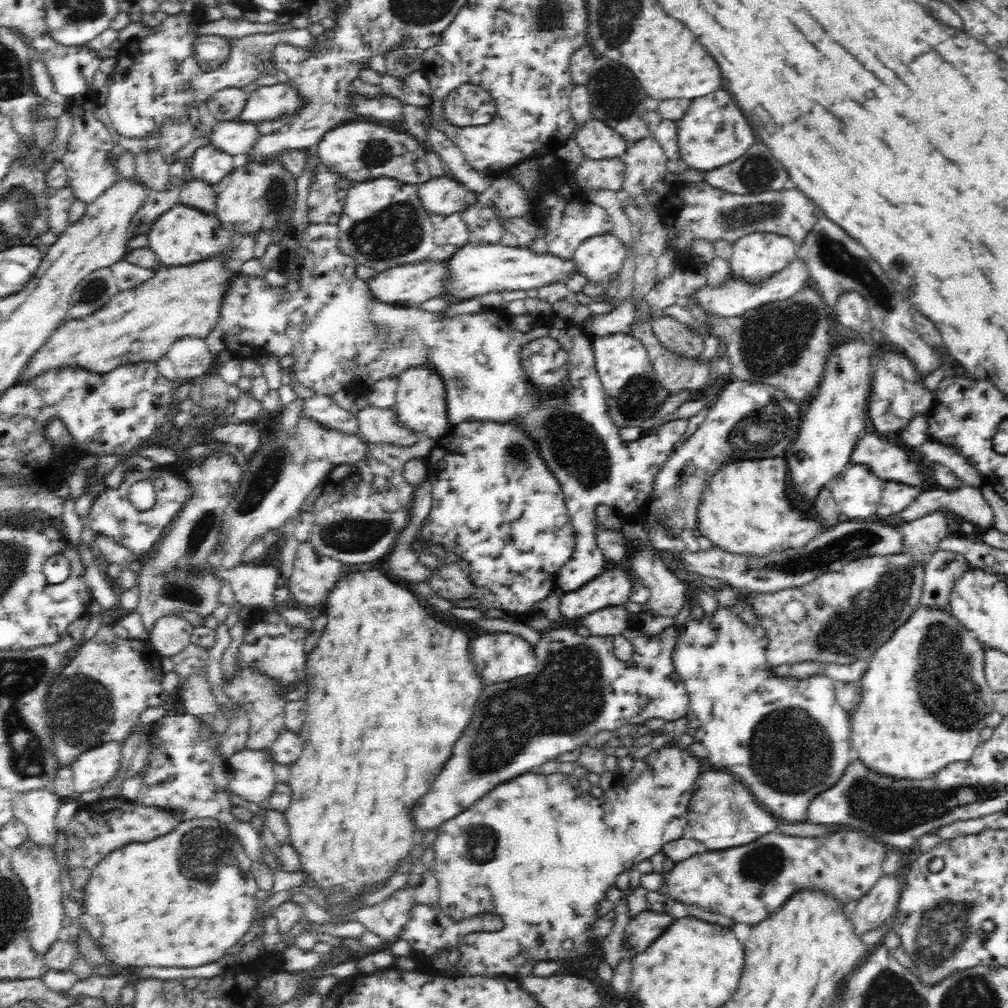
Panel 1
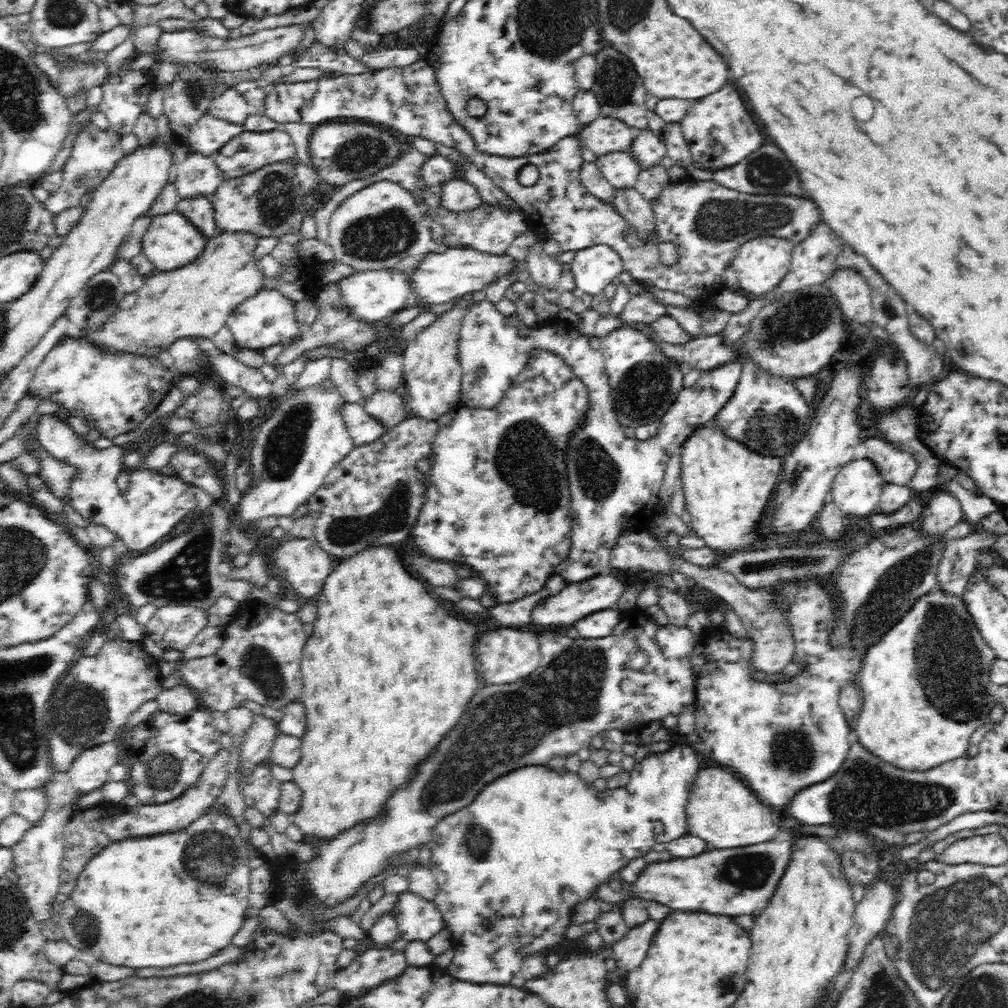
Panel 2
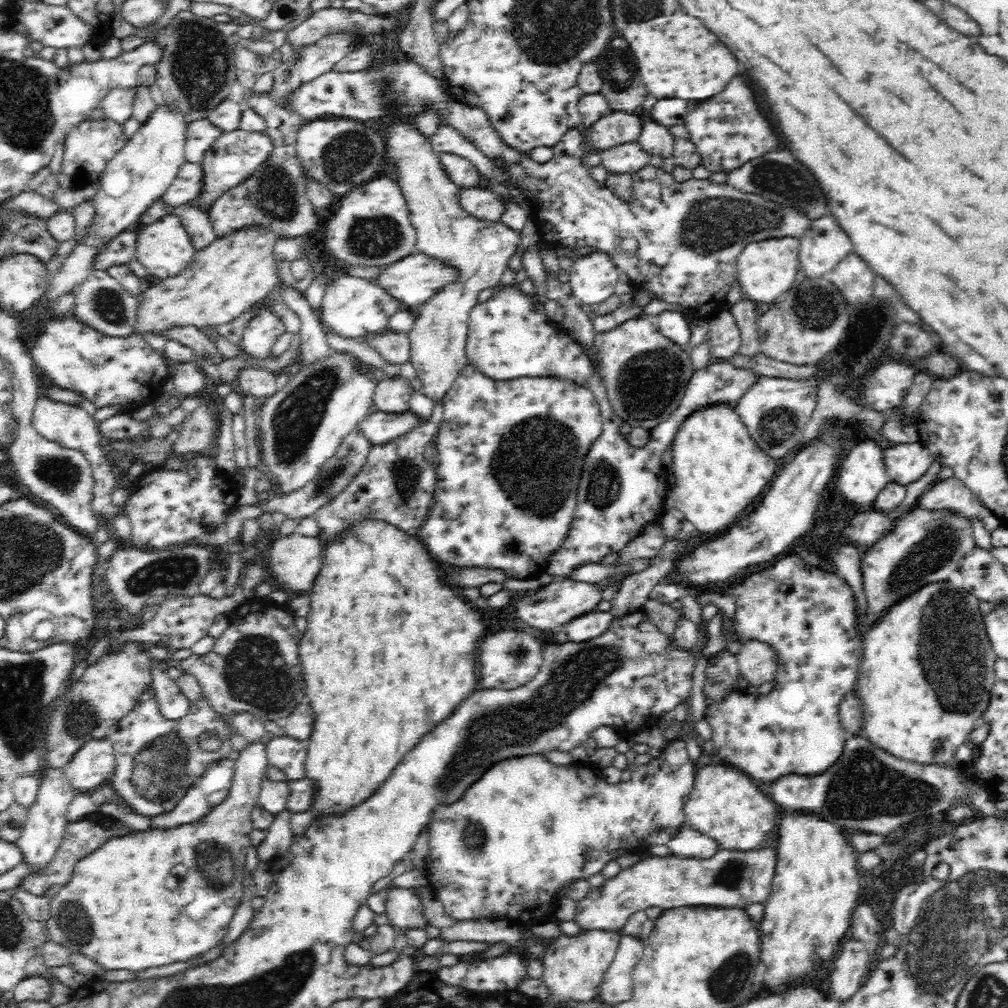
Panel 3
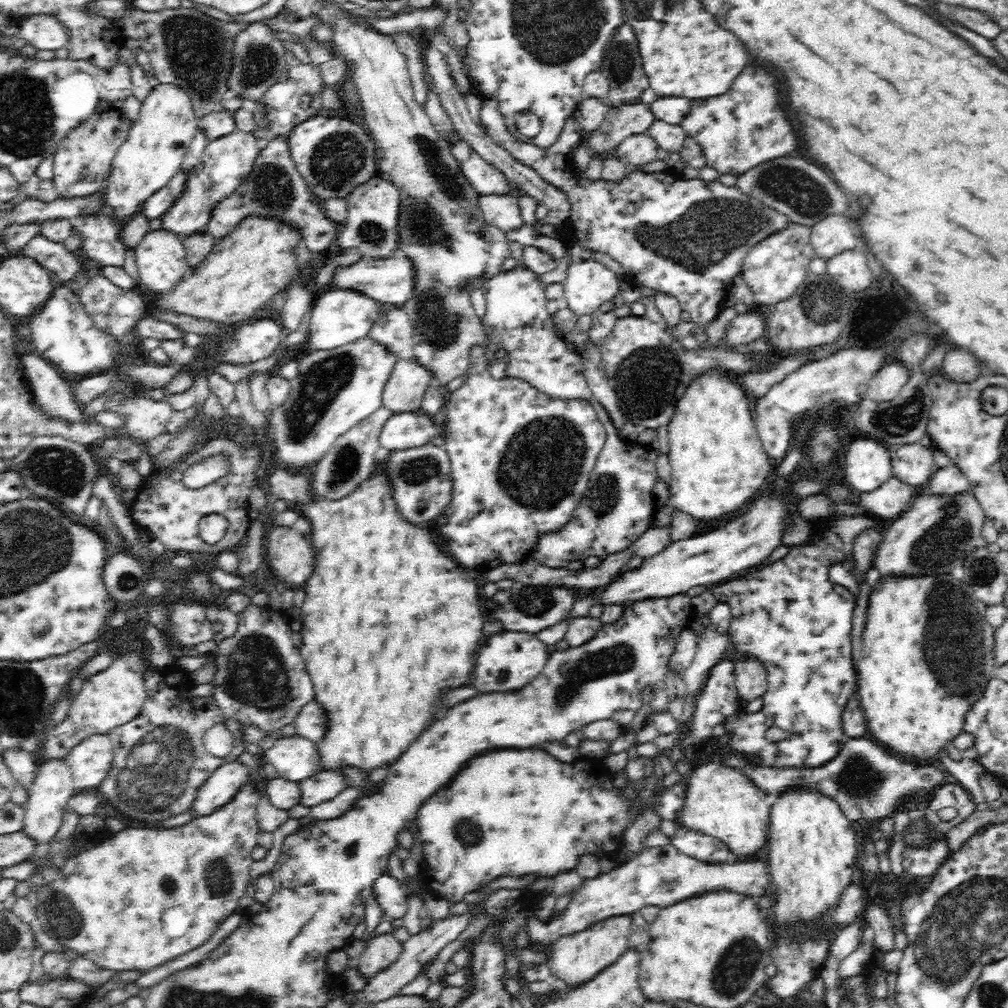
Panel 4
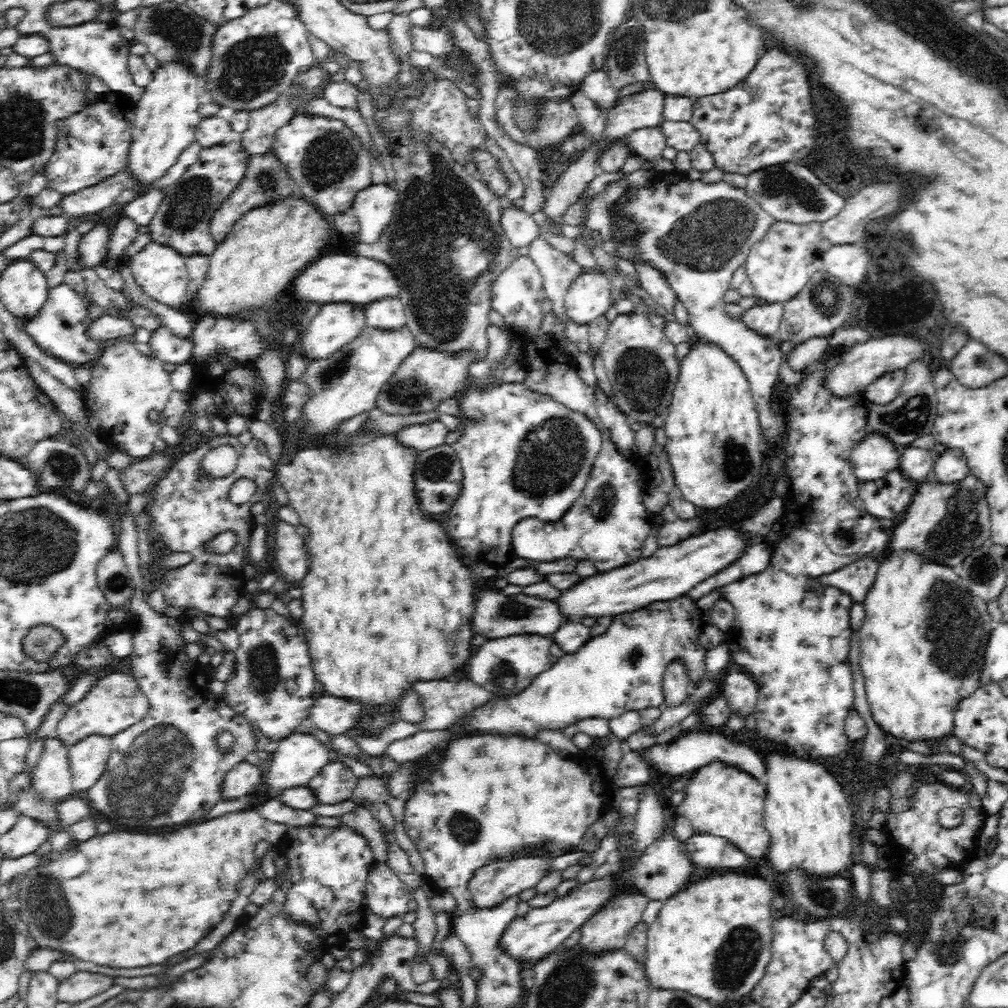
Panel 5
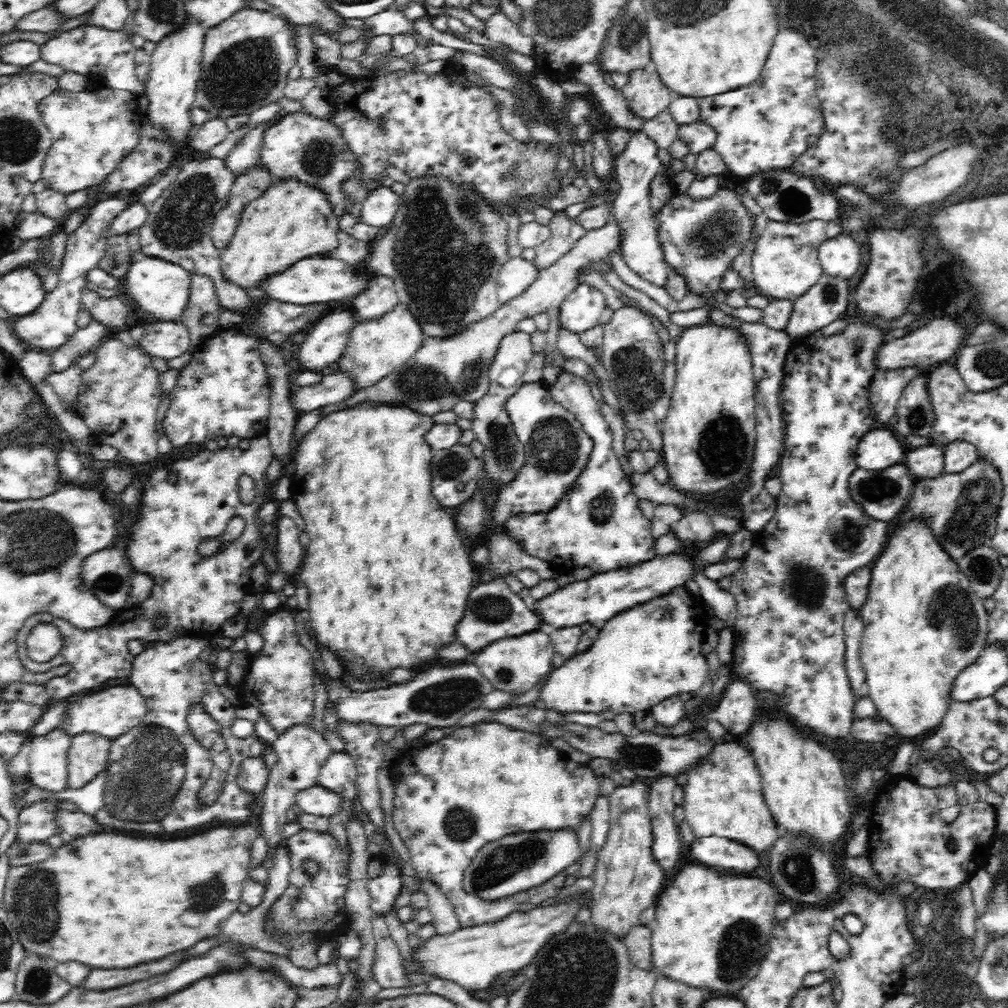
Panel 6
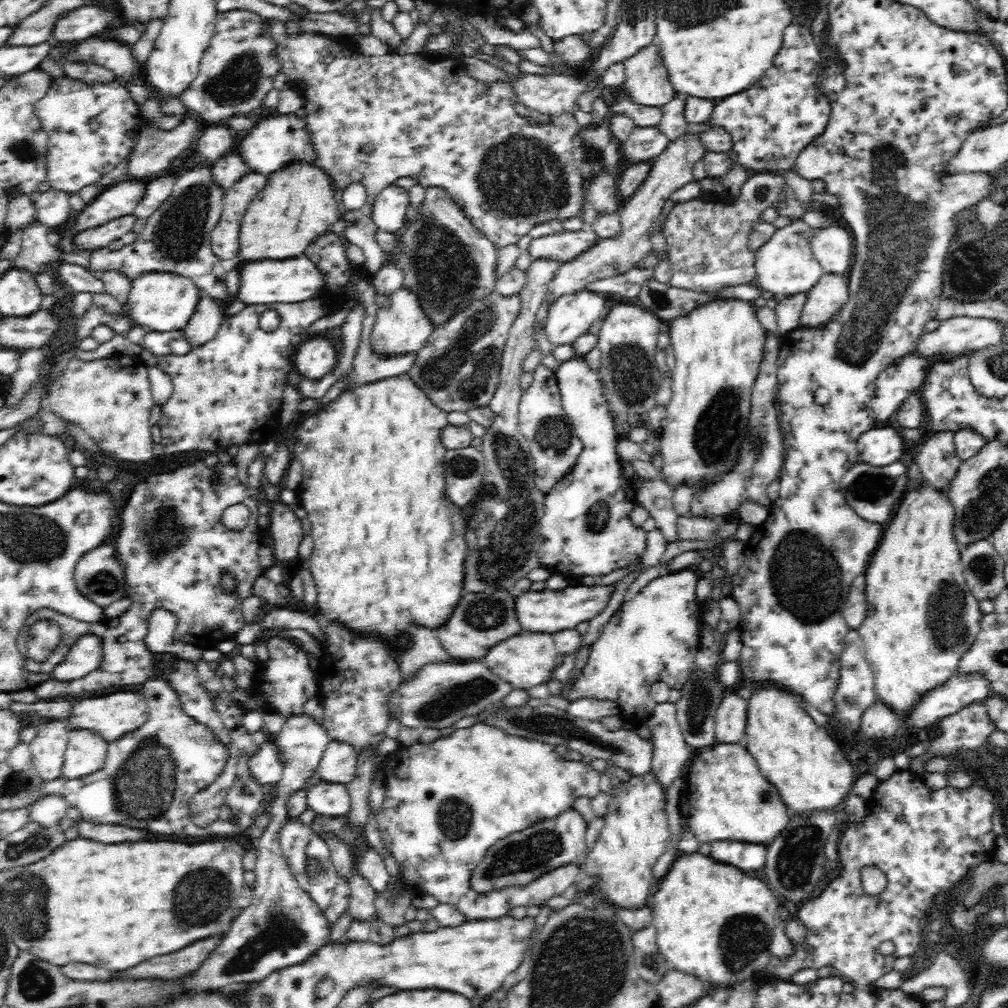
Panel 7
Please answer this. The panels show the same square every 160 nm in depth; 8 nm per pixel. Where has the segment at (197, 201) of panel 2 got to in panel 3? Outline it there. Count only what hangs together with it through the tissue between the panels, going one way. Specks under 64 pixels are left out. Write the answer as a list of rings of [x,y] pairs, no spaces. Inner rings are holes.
[[[192,203],[176,207],[169,216],[178,216],[181,219],[196,250],[204,248],[219,237],[212,226],[209,212]]]

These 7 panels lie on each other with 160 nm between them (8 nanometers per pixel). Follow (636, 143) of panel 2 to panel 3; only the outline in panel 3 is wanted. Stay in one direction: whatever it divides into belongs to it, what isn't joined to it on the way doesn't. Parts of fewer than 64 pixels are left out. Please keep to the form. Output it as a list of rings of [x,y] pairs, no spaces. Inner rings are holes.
[[[649,118],[644,121],[637,143],[650,155],[663,159],[673,156],[674,137],[668,133],[668,128]]]

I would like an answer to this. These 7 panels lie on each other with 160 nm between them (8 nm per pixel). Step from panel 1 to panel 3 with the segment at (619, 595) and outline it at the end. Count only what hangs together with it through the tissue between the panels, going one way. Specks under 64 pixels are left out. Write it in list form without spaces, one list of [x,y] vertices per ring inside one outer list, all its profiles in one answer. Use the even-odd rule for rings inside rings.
[[[567,579],[563,582],[554,581],[543,586],[538,594],[520,600],[517,607],[517,618],[524,621],[526,625],[540,628],[540,630],[554,630],[554,628],[568,625],[572,620],[589,614],[591,611],[596,611],[598,604],[604,600],[602,592],[604,592],[604,588],[600,584],[592,584],[592,582]]]

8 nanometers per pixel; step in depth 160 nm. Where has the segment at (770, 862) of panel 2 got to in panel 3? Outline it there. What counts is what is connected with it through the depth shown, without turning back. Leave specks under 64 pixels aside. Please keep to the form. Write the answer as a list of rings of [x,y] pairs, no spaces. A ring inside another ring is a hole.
[[[776,847],[750,852],[719,849],[709,859],[700,860],[672,854],[651,854],[631,867],[622,869],[615,877],[606,879],[600,888],[590,892],[588,898],[578,901],[574,920],[586,931],[603,930],[621,934],[632,912],[650,906],[659,906],[663,910],[680,907],[746,909],[750,904],[764,903],[769,898],[777,862]]]

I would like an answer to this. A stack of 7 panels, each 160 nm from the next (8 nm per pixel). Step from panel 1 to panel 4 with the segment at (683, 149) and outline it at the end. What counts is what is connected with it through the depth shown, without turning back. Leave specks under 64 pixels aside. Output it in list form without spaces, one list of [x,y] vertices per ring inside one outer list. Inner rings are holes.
[[[748,66],[734,80],[730,92],[726,92],[722,96],[714,96],[710,100],[691,102],[691,108],[682,119],[680,126],[686,131],[686,135],[700,145],[707,166],[715,168],[720,174],[738,176],[750,168],[766,162],[766,160],[772,160],[778,156],[786,157],[798,146],[798,138],[794,136],[794,128],[790,128],[790,122],[782,114],[782,108],[778,107],[778,88],[774,84],[774,78],[762,68]]]

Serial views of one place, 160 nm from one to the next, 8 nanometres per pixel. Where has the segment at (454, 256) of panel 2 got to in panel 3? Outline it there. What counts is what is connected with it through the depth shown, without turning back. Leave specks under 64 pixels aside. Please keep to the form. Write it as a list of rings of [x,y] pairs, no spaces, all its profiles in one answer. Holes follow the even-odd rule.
[[[416,252],[394,264],[386,265],[386,270],[375,280],[378,284],[382,284],[382,287],[386,287],[388,293],[392,293],[406,308],[414,310],[426,304],[432,296],[442,292],[446,286],[458,282],[460,269],[446,259]]]

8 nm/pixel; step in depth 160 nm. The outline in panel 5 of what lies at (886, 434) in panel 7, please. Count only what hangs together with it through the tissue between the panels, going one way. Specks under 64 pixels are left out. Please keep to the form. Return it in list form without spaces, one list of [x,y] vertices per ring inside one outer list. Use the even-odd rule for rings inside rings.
[[[866,436],[860,444],[856,444],[850,453],[851,471],[859,483],[876,482],[892,472],[892,470],[899,470],[899,454],[900,448],[896,446],[891,440],[883,436]]]

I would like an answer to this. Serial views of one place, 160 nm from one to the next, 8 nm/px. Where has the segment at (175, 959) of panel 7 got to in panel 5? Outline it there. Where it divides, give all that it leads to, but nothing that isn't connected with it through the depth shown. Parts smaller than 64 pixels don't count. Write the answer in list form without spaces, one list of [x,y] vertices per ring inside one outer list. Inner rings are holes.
[[[76,971],[70,978],[62,979],[57,986],[57,999],[62,1002],[84,1002],[92,996],[98,996],[112,986],[112,980],[102,974],[88,974]]]

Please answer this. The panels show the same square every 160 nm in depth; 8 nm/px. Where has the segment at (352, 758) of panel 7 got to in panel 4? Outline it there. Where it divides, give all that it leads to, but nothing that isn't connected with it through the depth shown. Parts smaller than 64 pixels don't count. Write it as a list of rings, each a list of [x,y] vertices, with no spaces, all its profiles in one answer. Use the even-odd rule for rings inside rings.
[[[318,770],[299,782],[299,804],[310,808],[321,802],[333,799],[348,787],[346,777],[340,771]]]

